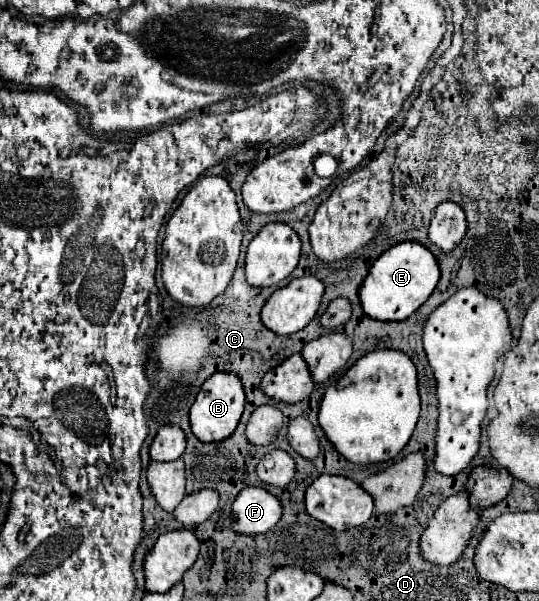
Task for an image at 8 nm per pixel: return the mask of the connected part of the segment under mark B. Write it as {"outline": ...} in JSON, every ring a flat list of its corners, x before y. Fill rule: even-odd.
{"outline":[[214,373,196,395,196,401,190,407,190,427,196,433,196,437,204,443,222,441,230,437,240,421,240,415,244,411,244,389,240,379,234,373]]}

